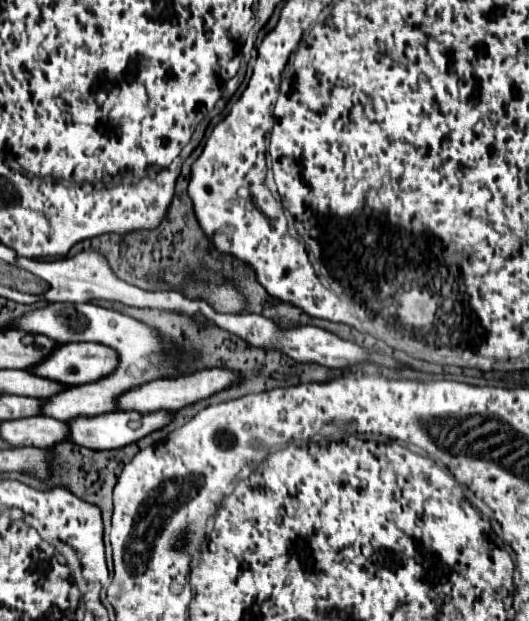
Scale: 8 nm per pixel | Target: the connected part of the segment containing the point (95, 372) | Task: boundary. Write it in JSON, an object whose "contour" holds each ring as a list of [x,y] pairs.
{"contour":[[[68,343],[68,345],[56,347],[46,361],[42,361],[30,371],[34,375],[48,377],[64,385],[84,385],[86,381],[98,381],[112,375],[116,367],[118,367],[118,353],[114,349],[106,345],[98,345],[98,343]]]}

